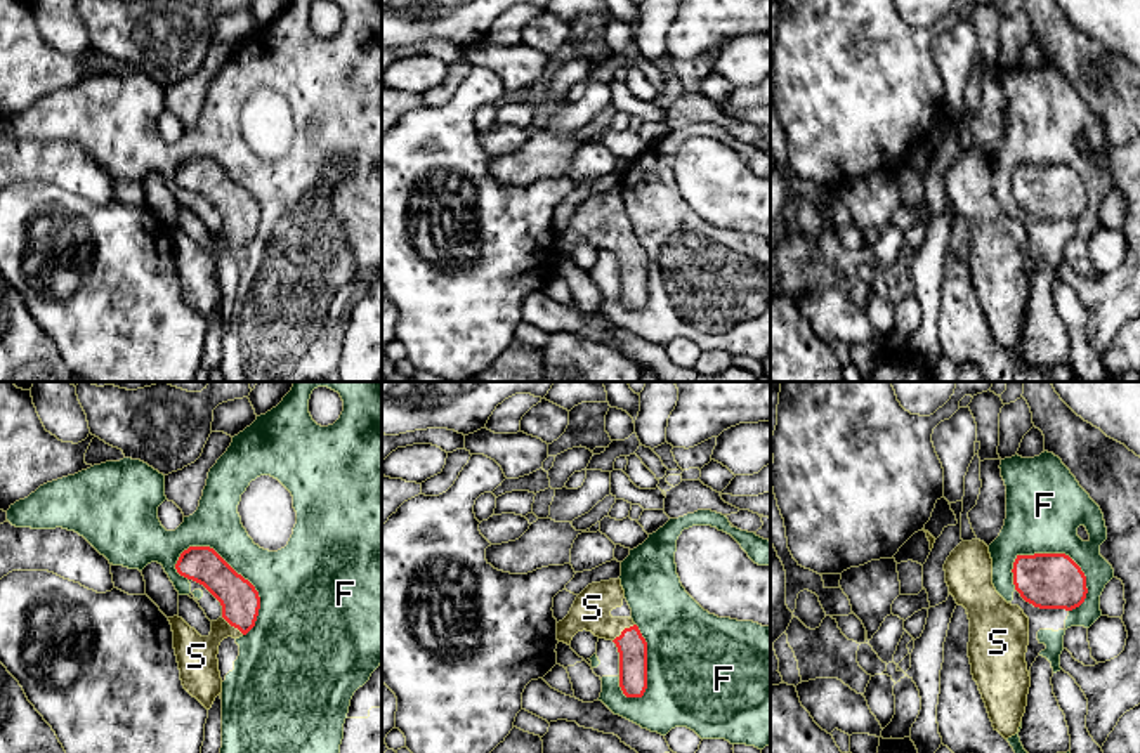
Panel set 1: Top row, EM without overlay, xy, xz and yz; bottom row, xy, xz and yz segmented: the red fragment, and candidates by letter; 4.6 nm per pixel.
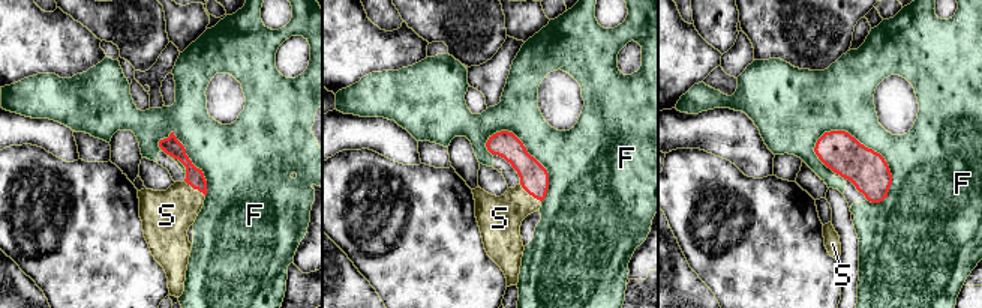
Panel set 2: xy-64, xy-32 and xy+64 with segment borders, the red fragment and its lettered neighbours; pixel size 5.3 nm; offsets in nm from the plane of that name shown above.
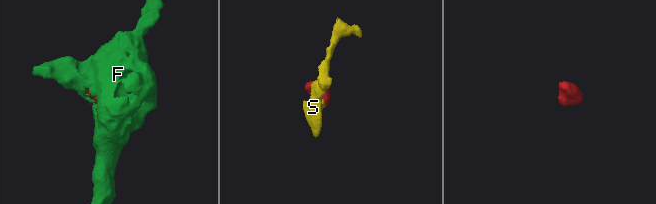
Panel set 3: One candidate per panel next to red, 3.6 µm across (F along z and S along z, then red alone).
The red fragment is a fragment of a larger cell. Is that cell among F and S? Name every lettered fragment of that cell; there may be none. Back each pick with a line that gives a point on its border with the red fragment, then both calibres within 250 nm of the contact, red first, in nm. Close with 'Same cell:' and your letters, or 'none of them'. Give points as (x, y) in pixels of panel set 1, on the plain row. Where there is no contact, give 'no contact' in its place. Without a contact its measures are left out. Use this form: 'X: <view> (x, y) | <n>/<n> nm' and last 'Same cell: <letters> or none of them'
S: xz (623, 242) | 140/180 nm
Same cell: S

